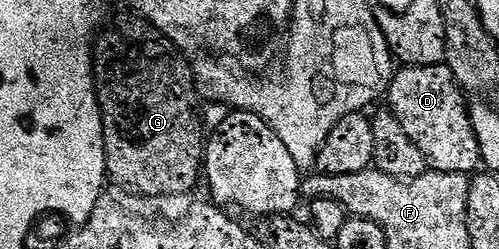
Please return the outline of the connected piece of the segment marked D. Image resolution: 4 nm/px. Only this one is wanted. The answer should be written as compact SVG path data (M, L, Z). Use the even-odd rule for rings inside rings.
M445 63L399 68L388 86L389 97L389 108L400 119L400 127L404 127L408 139L424 151L431 170L470 175L479 168L478 164L483 164L472 109L466 106L467 94Z

